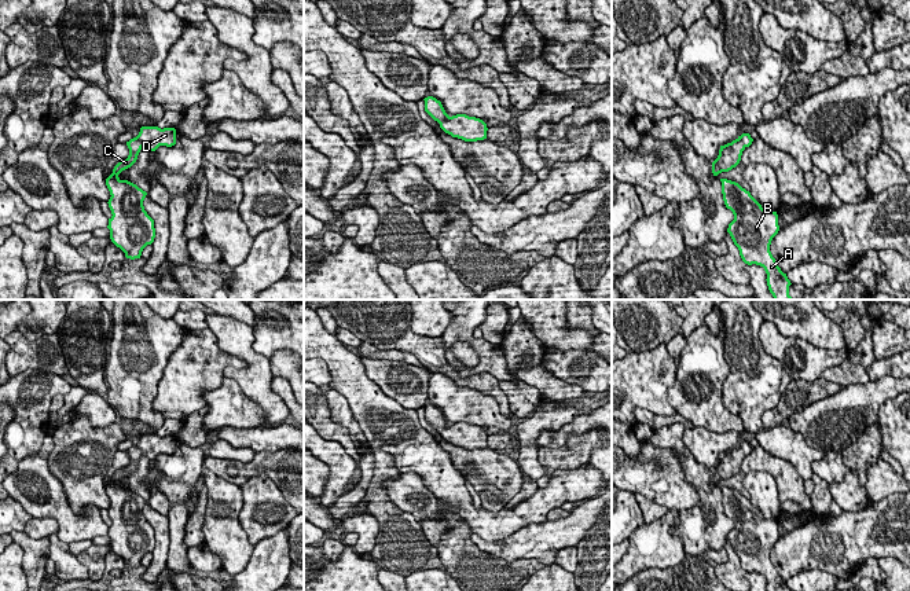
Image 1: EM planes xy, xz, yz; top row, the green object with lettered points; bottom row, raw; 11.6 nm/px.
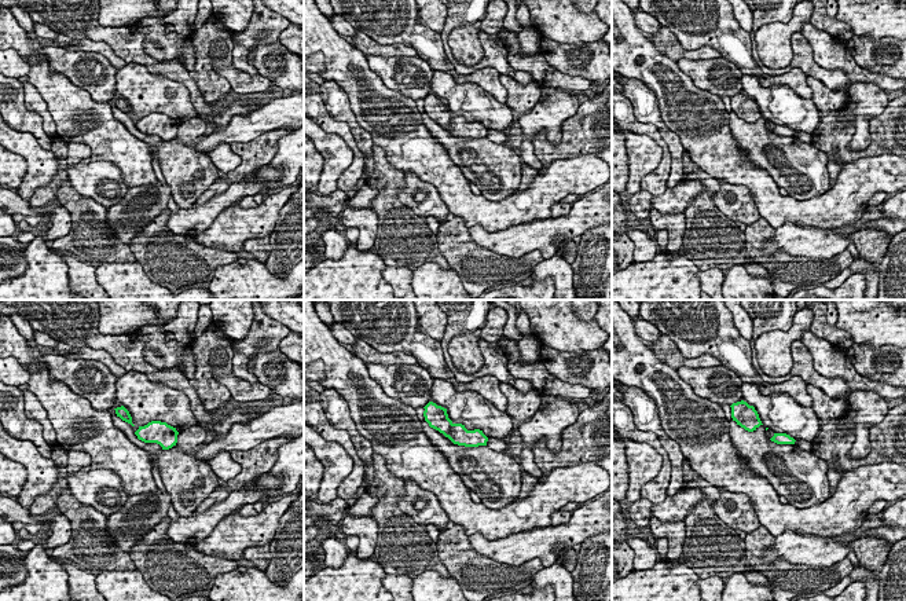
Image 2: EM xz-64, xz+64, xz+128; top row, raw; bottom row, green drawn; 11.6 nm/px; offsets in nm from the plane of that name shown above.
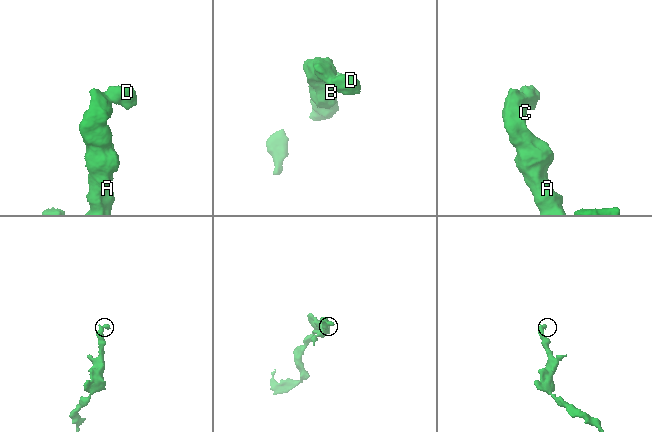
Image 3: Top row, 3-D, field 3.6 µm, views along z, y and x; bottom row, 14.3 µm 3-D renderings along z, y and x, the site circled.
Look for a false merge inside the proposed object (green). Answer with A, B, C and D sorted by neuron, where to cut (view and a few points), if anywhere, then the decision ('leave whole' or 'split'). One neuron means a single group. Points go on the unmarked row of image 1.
A B C D; no cut; leave whole

